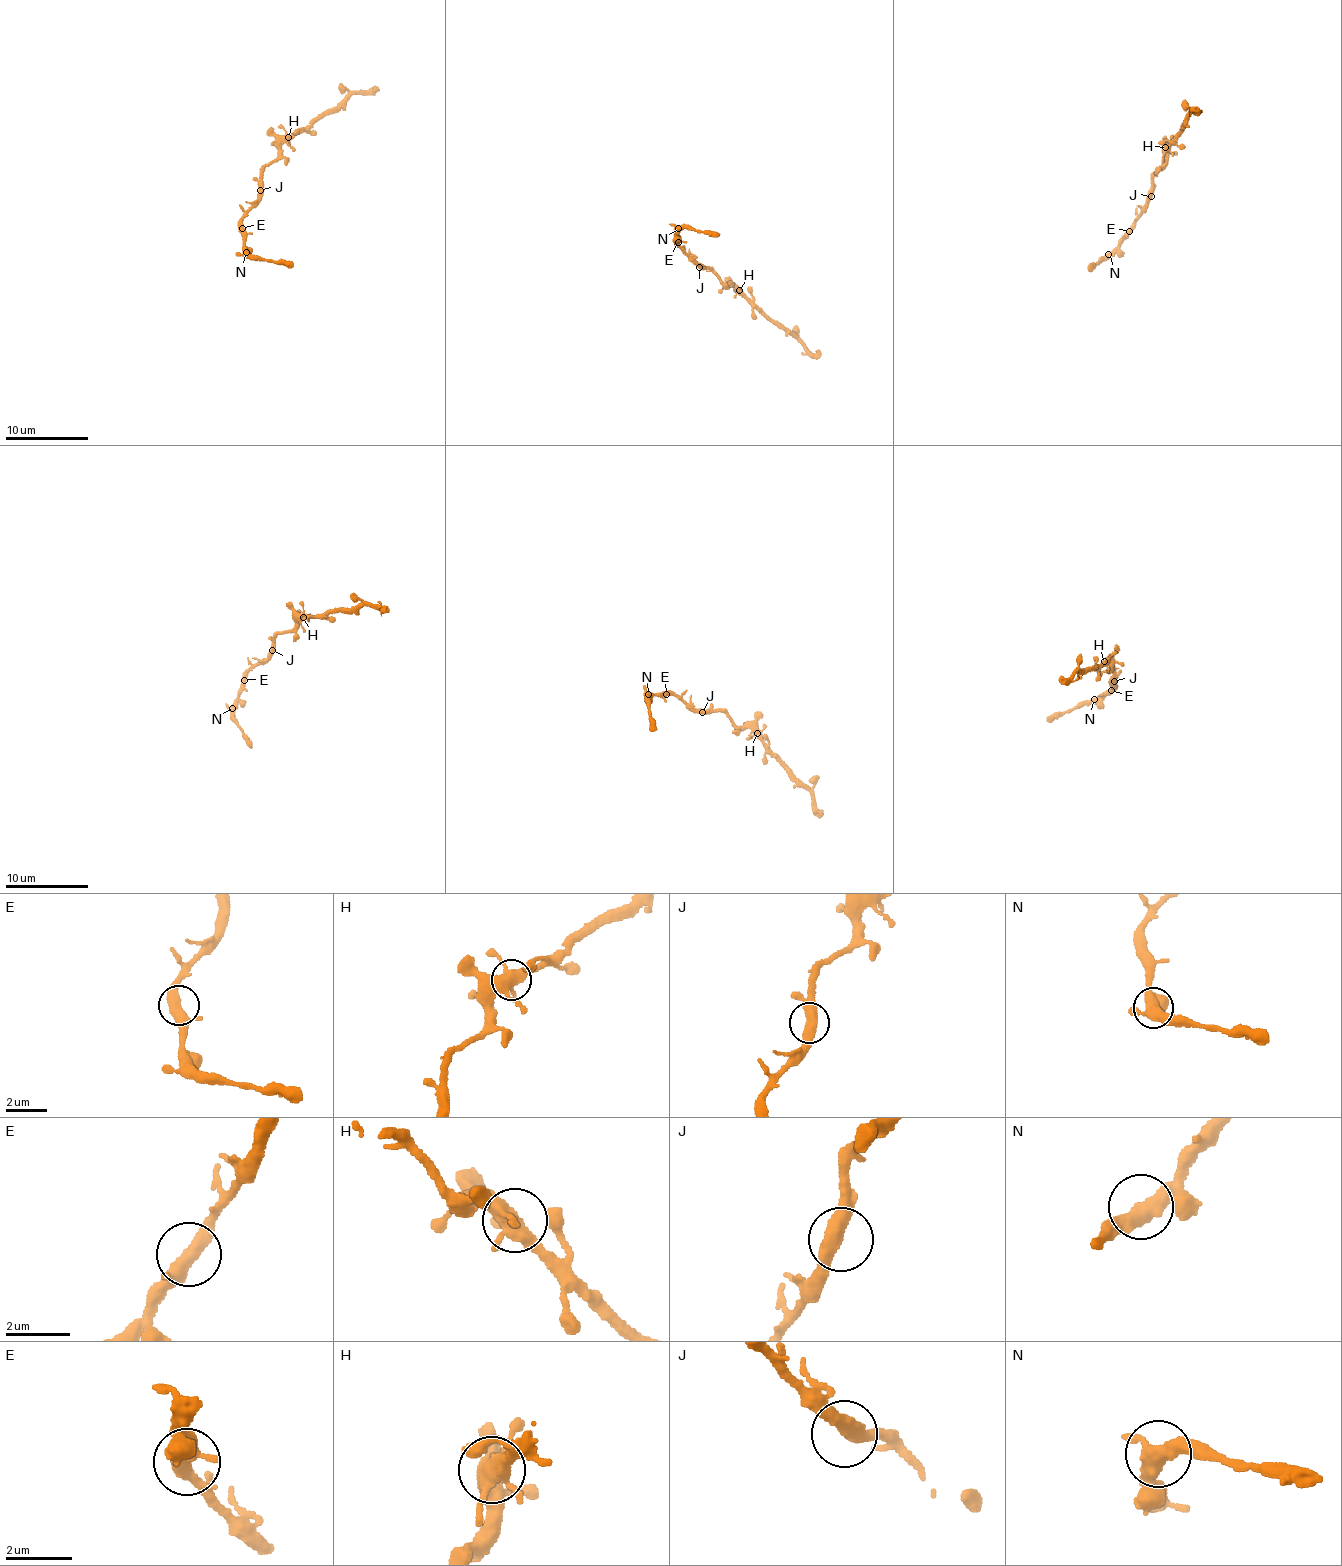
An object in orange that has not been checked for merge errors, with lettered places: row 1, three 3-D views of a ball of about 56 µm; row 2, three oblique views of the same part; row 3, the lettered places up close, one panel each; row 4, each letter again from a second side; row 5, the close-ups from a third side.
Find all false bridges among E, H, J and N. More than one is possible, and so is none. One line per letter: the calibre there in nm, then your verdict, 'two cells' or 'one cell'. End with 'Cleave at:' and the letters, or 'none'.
E: 360 nm thick; one cell
H: 440 nm thick; one cell
J: 360 nm thick; one cell
N: 420 nm thick; one cell
Cleave at: none

